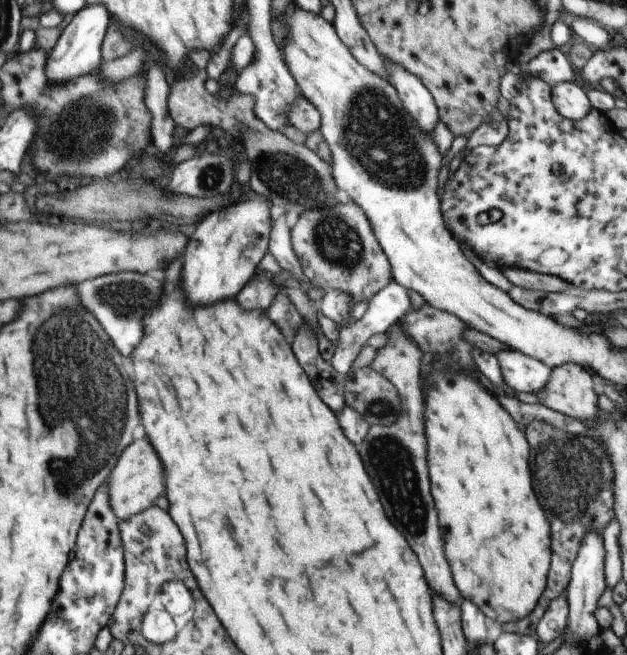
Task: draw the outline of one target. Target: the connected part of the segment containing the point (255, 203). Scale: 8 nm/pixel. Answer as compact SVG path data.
M235 187L233 196L237 198L225 208L213 210L195 230L187 250L185 250L185 288L189 288L189 300L193 306L213 304L213 300L233 298L243 284L253 274L257 262L267 252L267 236L271 228L269 206L271 202L265 196L255 192L243 193L242 188Z

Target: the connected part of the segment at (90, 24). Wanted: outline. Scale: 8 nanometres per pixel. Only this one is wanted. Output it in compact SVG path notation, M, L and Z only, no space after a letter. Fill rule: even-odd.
M88 6L75 14L71 22L64 26L61 36L49 51L45 72L51 82L71 82L83 78L85 74L93 74L105 59L102 48L109 28L112 27L113 16L105 6Z

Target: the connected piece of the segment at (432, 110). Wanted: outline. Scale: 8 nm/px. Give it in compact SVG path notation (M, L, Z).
M383 58L383 66L389 74L388 84L397 92L405 112L413 118L417 128L433 137L433 128L439 122L436 105L433 103L432 94L425 86L407 70L393 64L391 60Z

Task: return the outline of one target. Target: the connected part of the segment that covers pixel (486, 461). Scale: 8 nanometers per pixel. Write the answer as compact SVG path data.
M431 370L425 378L425 390L422 400L425 400L425 436L429 436L429 480L433 480L433 502L437 504L437 516L441 516L441 528L445 528L445 557L451 567L452 578L455 582L460 599L473 602L481 613L492 618L501 625L517 622L532 613L537 605L547 582L547 568L549 568L549 524L545 520L543 510L539 508L533 490L531 490L531 476L529 476L529 446L525 442L523 432L515 428L511 416L497 404L493 394L489 394L475 378L469 374L461 374L461 370L454 372L437 372Z

